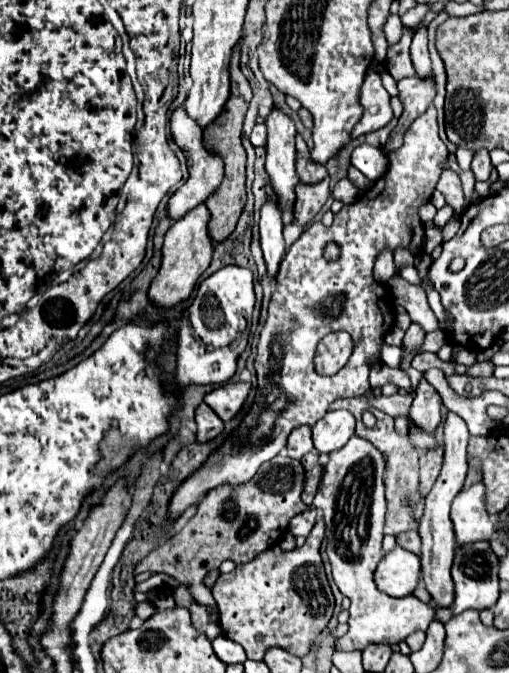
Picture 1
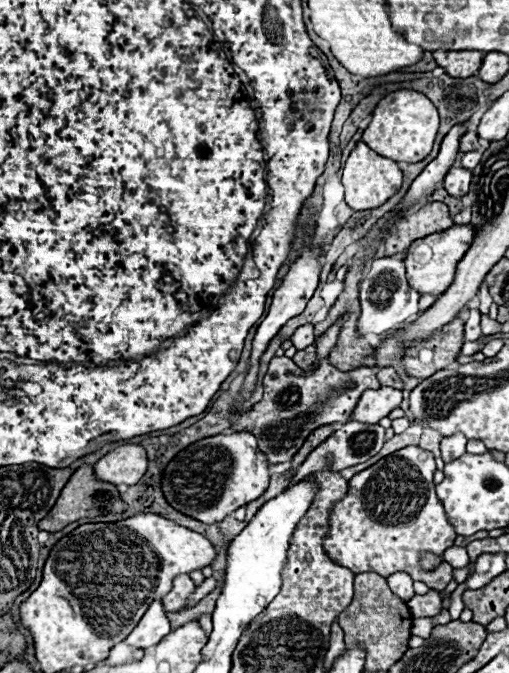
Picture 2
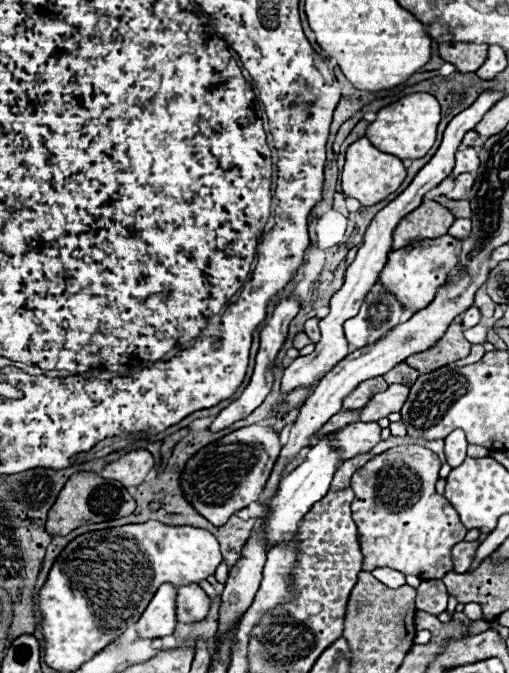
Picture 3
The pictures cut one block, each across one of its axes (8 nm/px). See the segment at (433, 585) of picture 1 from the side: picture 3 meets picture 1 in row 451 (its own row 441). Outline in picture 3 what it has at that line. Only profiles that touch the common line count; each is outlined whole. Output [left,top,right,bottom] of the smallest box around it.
[444,430,466,468]

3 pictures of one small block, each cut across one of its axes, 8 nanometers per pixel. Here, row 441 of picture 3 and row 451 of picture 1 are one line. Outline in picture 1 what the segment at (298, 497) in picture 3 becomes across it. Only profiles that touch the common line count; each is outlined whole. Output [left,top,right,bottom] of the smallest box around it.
[312,410,356,454]

